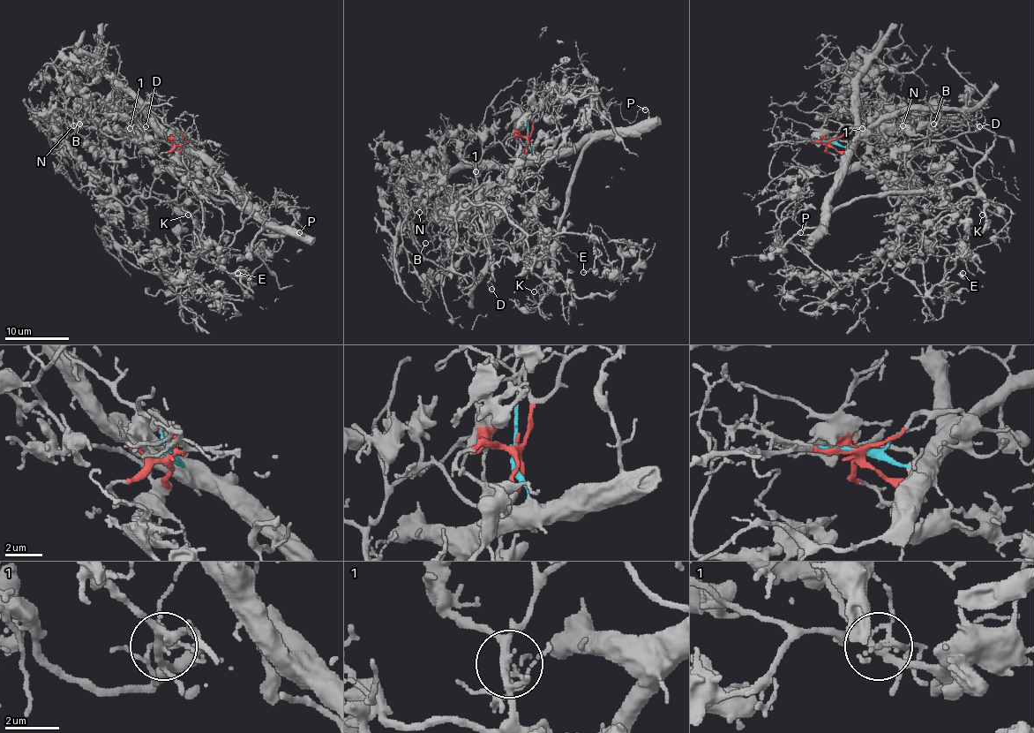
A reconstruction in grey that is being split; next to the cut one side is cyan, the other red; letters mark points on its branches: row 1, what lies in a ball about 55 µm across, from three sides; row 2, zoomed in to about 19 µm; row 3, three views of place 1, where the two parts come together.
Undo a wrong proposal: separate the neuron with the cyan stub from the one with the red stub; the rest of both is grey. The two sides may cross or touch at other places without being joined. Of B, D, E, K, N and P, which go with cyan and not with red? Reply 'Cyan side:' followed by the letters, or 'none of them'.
Cyan side: D, K, P

